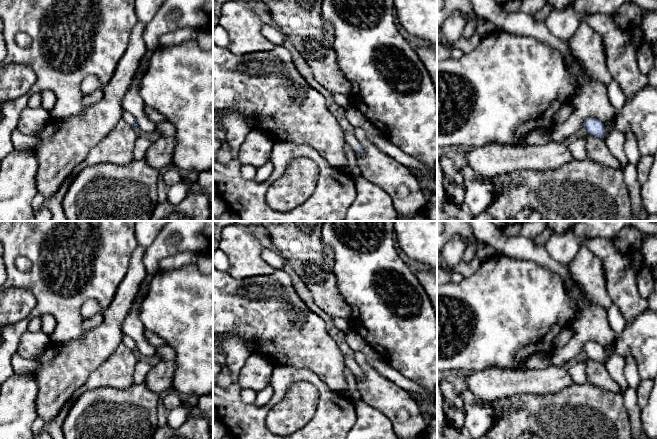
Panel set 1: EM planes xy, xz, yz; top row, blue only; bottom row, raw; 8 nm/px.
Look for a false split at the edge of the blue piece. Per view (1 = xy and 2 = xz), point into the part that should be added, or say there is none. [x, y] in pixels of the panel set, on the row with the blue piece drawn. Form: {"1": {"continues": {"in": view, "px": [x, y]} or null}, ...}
{"1": {"continues": {"in": "xy", "px": [129, 118]}}, "2": {"continues": {"in": "xz", "px": [350, 138]}}}

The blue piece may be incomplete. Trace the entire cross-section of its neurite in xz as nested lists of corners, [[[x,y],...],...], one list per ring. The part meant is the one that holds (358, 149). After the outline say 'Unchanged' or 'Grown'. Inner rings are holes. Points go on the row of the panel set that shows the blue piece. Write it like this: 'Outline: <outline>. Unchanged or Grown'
Outline: [[[344,131],[344,138],[348,145],[350,145],[356,152],[361,153],[359,142],[351,131]]]. Grown

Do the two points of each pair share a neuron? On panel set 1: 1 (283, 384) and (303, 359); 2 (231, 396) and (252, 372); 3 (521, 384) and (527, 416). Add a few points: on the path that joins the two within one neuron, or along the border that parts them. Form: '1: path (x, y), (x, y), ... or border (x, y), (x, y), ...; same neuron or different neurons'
1: border (274, 366), (303, 367), (318, 376); different neurons
2: border (245, 362), (238, 378), (241, 388); different neurons
3: border (547, 393), (515, 393), (500, 398); different neurons

